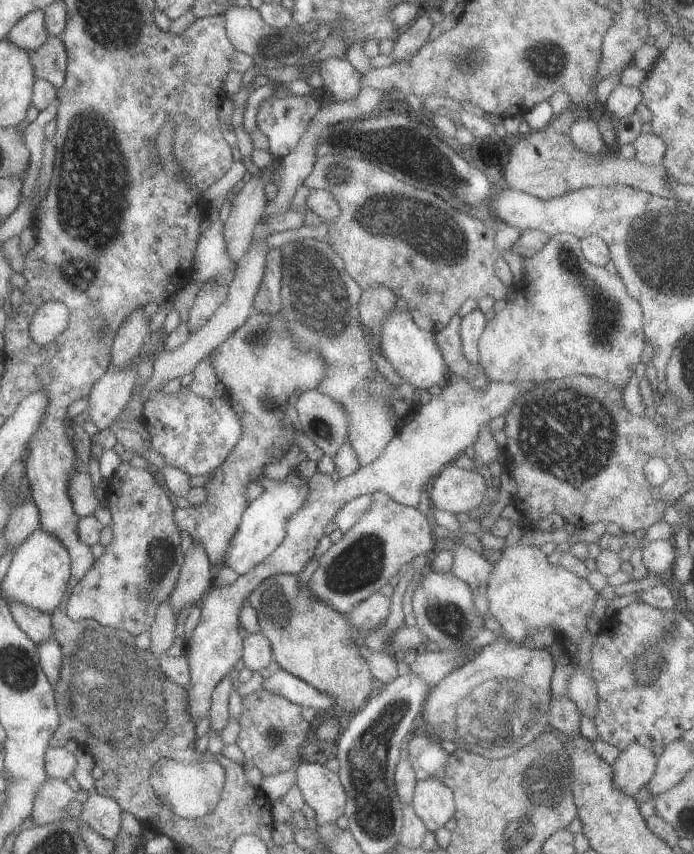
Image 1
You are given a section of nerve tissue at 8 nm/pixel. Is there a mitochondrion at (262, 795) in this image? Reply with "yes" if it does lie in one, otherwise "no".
no

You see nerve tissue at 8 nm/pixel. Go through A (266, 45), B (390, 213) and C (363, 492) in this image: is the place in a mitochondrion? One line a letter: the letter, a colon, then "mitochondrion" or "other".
A: other
B: mitochondrion
C: other

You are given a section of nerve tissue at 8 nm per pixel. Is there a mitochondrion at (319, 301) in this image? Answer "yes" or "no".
yes

